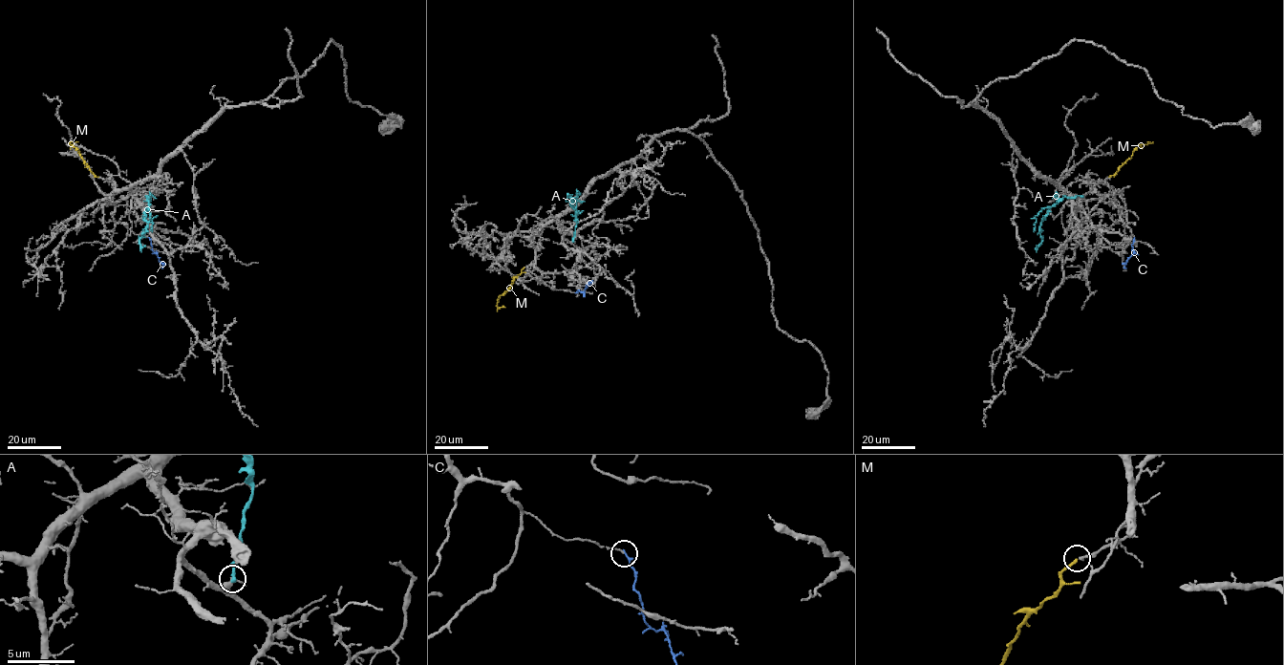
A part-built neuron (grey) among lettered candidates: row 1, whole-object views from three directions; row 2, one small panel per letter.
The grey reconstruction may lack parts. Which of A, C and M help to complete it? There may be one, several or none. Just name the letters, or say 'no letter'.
M

